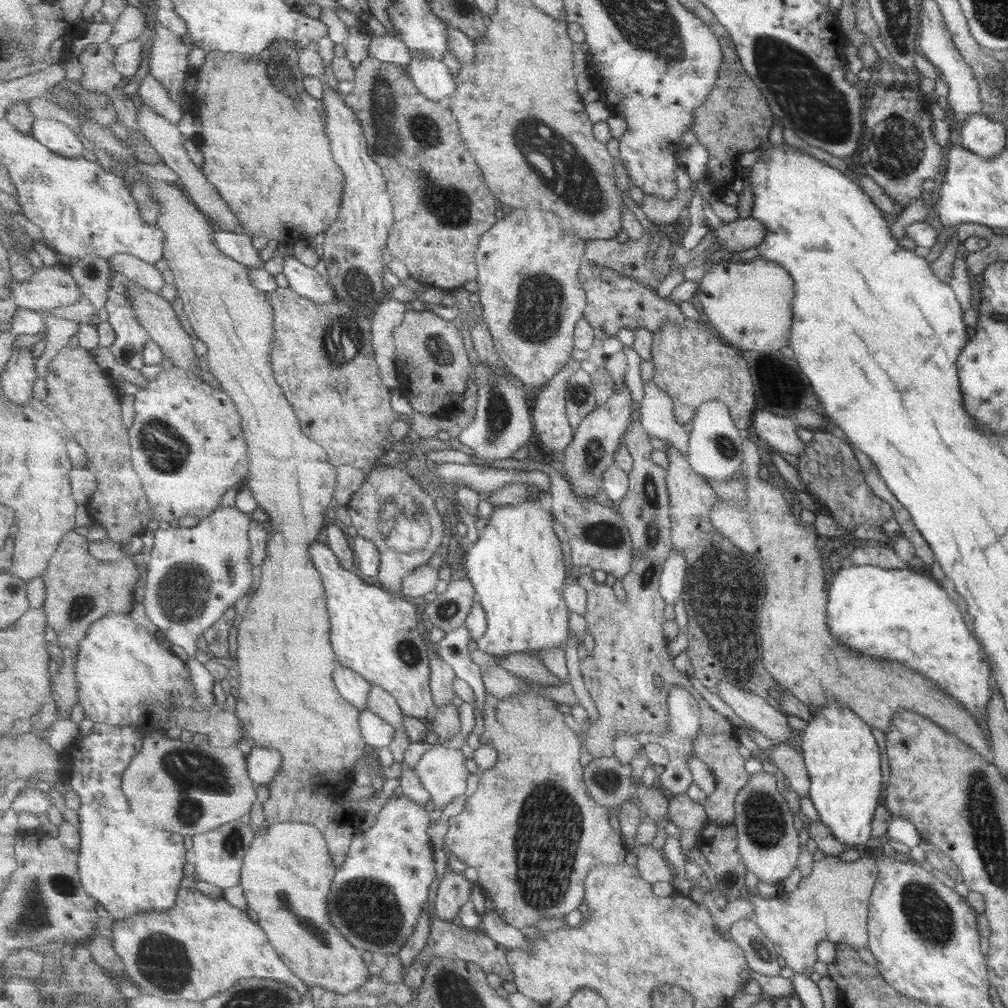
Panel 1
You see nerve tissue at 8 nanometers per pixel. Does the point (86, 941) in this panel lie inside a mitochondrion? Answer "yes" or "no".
no

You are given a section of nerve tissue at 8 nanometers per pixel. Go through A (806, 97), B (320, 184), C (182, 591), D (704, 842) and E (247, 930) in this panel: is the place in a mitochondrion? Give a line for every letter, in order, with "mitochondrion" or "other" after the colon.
A: mitochondrion
B: mitochondrion
C: mitochondrion
D: other
E: other

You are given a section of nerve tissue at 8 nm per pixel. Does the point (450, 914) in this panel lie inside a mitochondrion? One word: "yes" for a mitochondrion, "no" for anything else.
no

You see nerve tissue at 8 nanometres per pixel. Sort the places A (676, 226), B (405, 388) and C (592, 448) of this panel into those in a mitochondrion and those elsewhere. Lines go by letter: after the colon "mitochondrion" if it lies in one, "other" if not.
A: other
B: other
C: mitochondrion

